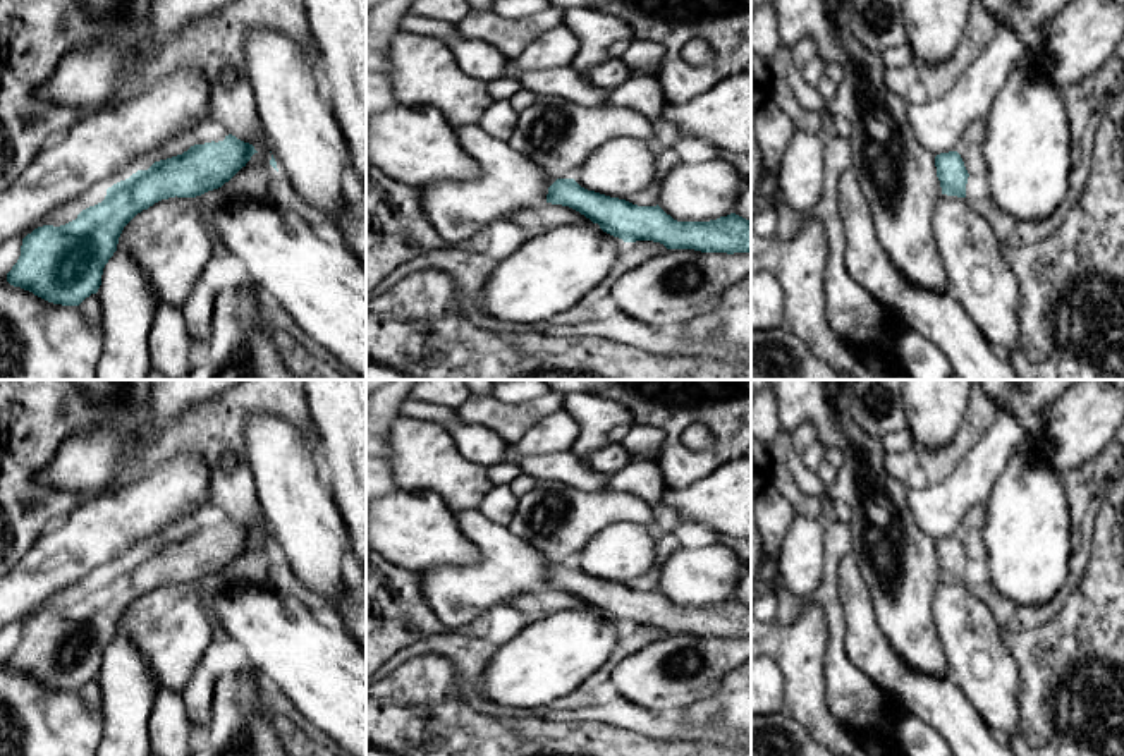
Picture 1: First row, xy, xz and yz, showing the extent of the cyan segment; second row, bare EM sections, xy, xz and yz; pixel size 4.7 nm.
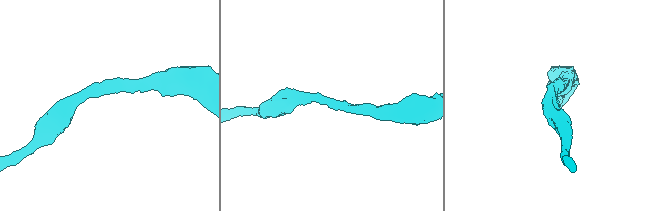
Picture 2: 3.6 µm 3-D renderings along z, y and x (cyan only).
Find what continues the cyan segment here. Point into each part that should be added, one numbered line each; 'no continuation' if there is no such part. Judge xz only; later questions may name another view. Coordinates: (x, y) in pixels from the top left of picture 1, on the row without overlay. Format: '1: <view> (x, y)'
1: xz (537, 605)

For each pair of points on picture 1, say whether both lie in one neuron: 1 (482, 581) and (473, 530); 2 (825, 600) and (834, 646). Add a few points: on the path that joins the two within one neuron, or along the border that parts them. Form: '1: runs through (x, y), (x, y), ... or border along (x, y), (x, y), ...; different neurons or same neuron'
1: runs through (487, 569), (485, 542); same neuron
2: runs through (834, 612), (834, 634); same neuron

